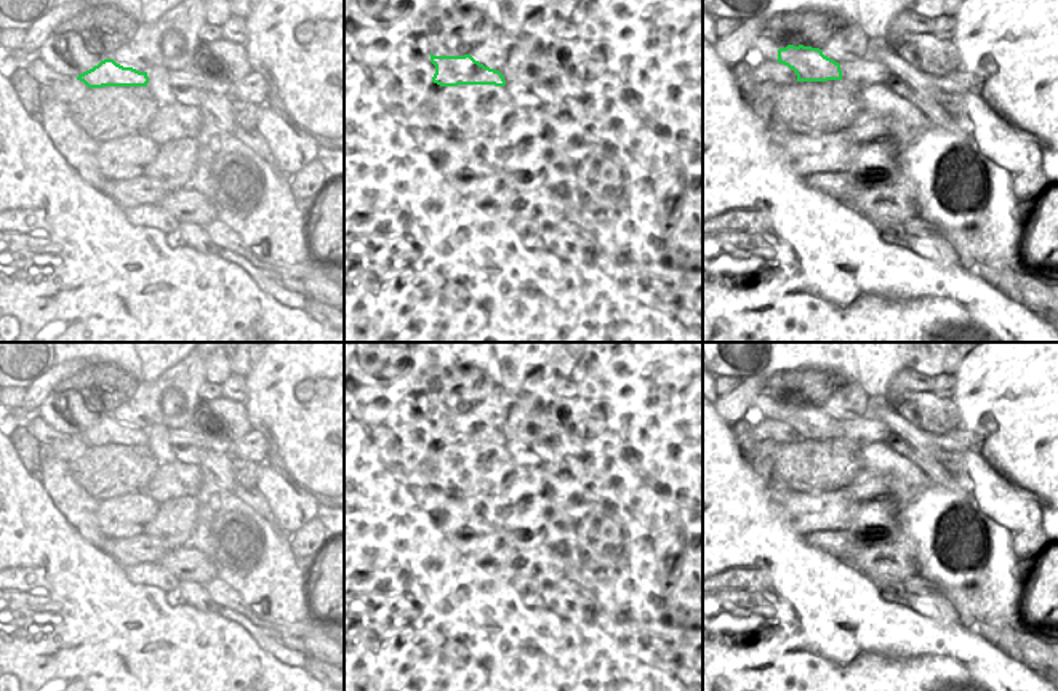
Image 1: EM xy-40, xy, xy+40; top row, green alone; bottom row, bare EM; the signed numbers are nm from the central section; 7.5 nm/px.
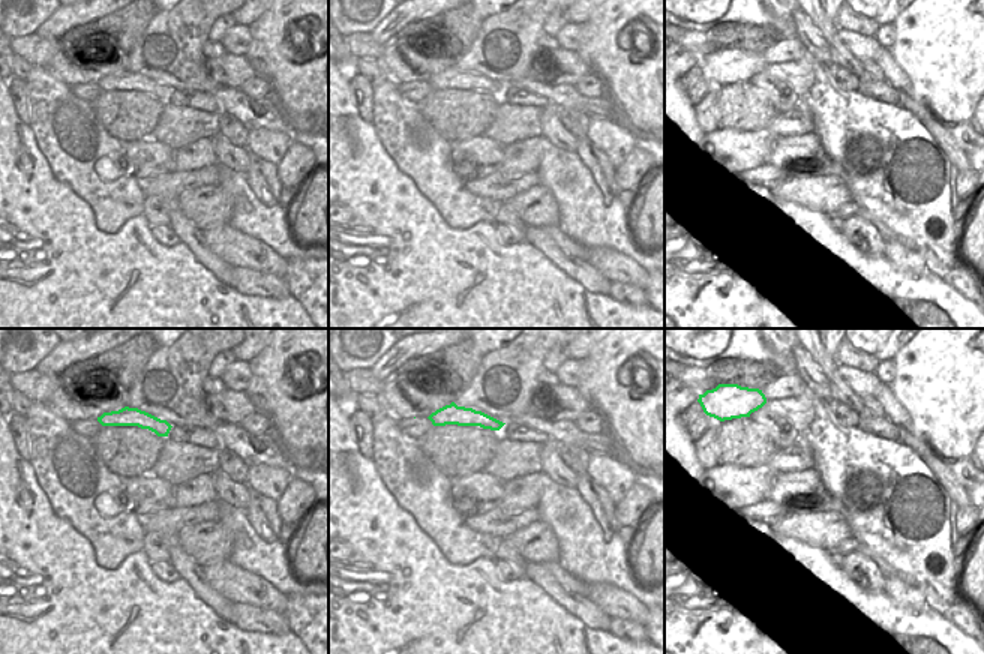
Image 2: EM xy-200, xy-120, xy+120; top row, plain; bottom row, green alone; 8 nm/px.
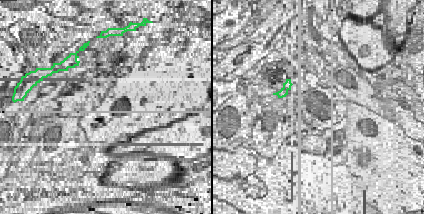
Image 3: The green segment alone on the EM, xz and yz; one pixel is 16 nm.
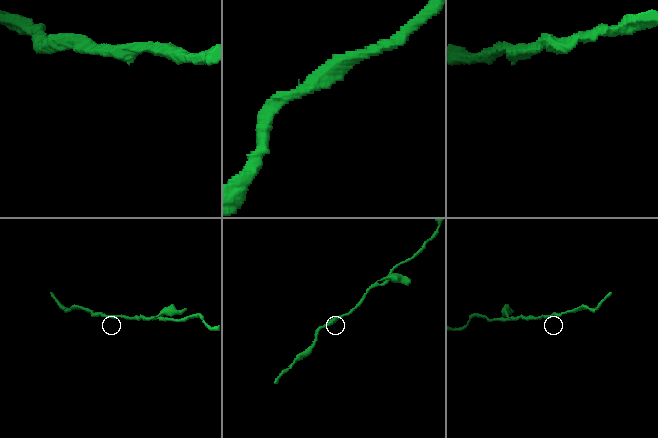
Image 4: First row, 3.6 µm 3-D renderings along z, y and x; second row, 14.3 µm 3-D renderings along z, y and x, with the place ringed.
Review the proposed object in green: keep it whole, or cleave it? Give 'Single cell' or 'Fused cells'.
Single cell

